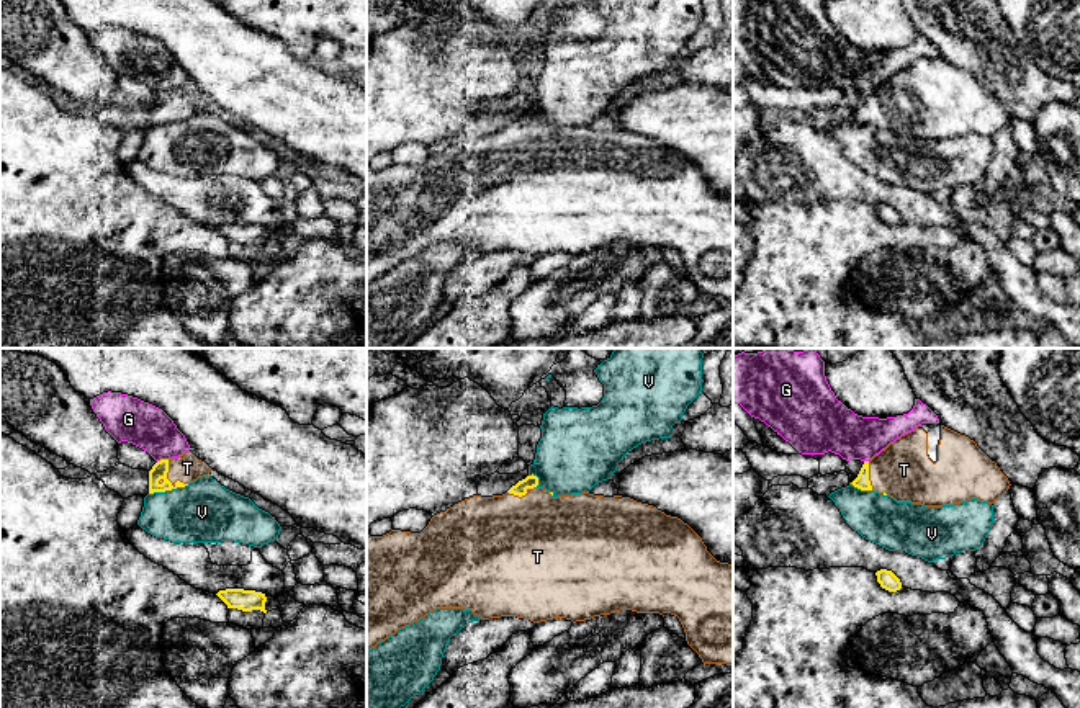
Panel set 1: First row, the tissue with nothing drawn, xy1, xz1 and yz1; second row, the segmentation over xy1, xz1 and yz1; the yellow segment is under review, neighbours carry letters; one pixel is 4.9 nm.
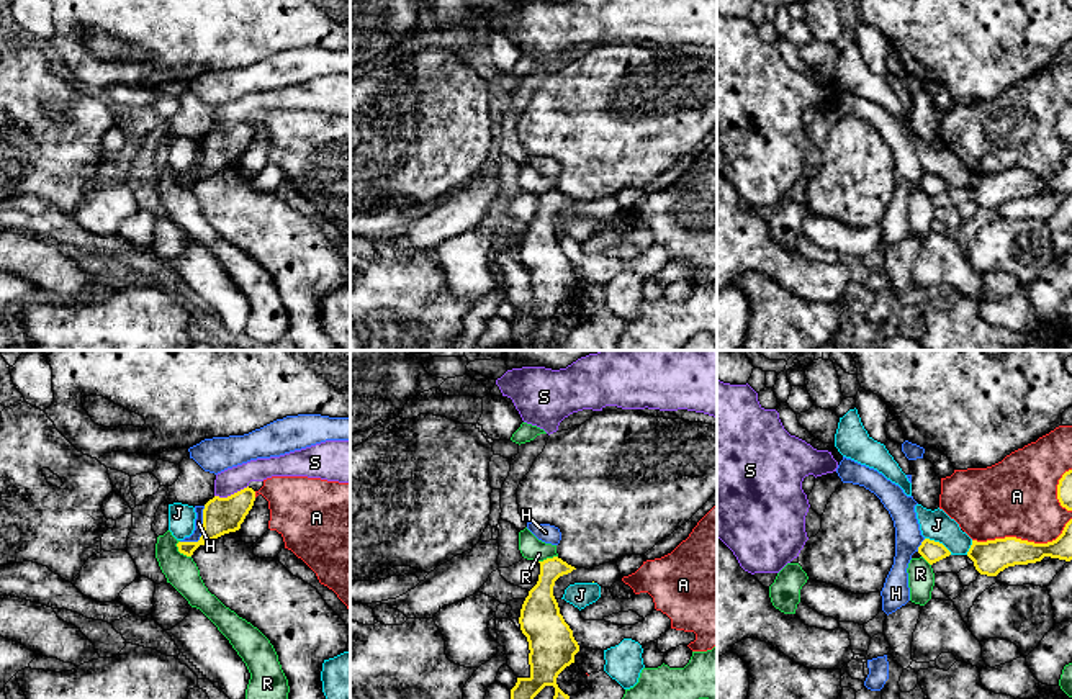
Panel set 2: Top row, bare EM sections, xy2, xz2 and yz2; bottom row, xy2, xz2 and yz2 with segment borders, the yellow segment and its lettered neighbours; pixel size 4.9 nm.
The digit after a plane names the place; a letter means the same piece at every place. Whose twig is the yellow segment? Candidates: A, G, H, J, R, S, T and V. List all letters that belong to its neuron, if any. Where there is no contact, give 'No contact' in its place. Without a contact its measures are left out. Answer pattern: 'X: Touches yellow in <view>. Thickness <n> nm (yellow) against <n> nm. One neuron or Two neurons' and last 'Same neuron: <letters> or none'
A: Touches yellow in yz2. Thickness 170 nm (yellow) against 380 nm. Two neurons
G: Touches yellow in xy1. Thickness 80 nm (yellow) against 220 nm. Two neurons
H: Touches yellow in xy2. Thickness 180 nm (yellow) against 50 nm. Two neurons
J: Touches yellow in yz2. Thickness 100 nm (yellow) against 150 nm. Two neurons
R: Touches yellow in xy2. Thickness 160 nm (yellow) against 160 nm. Two neurons
S: Touches yellow in xy2. Thickness 180 nm (yellow) against 120 nm. Two neurons
T: Touches yellow in xy1. Thickness 80 nm (yellow) against 140 nm. One neuron
V: Touches yellow in xy1. Thickness 80 nm (yellow) against 300 nm. Two neurons
Same neuron: T

